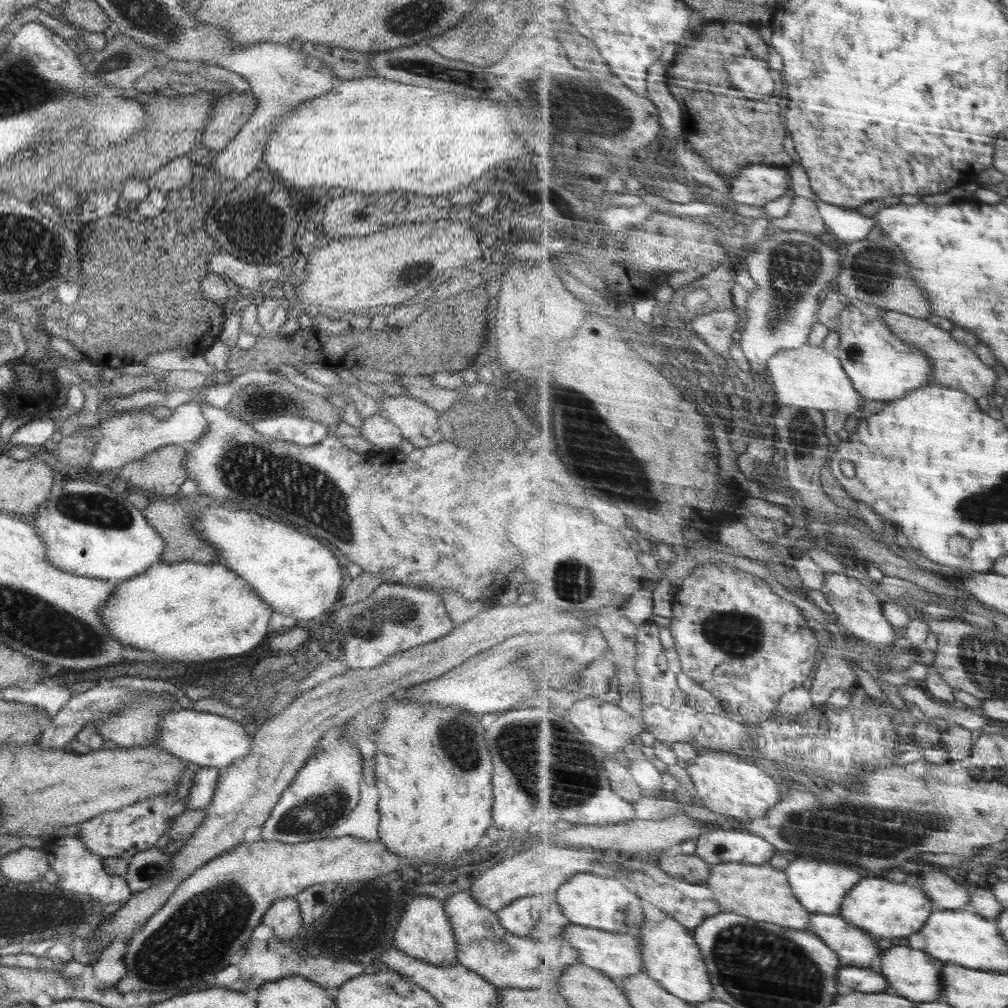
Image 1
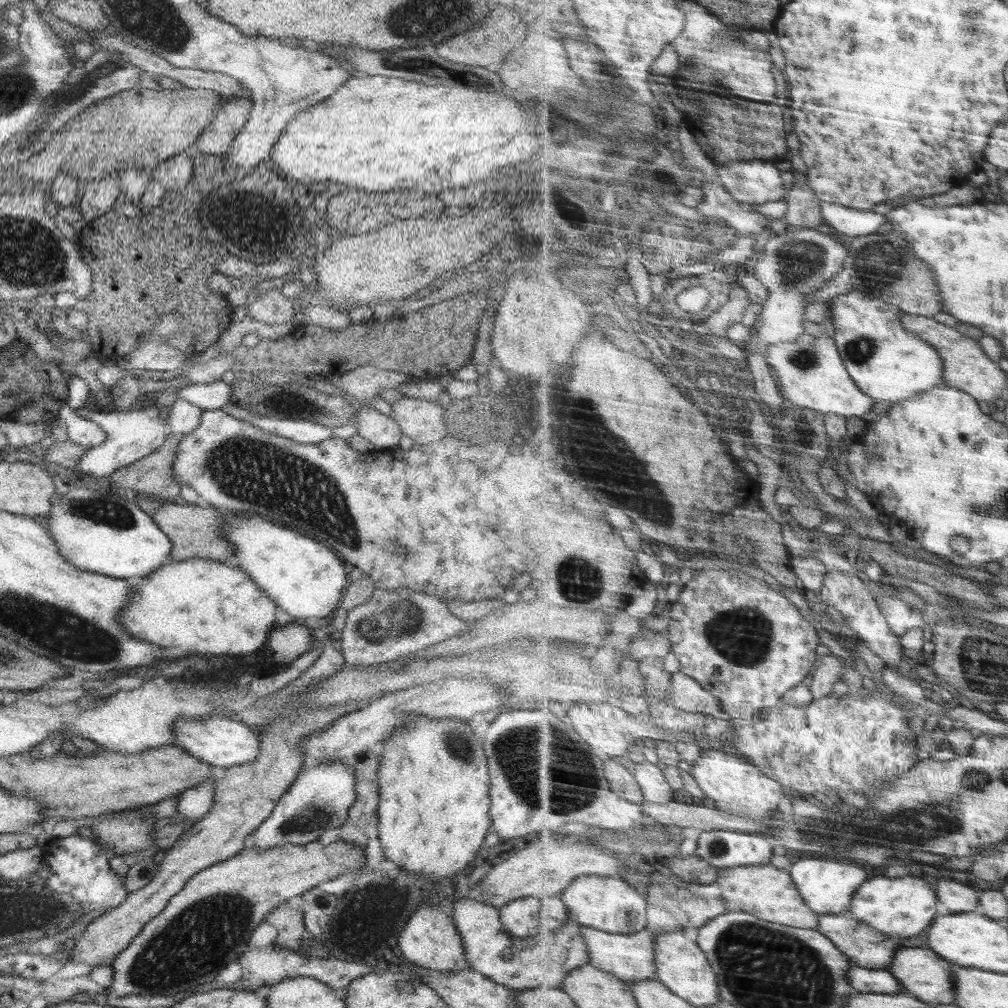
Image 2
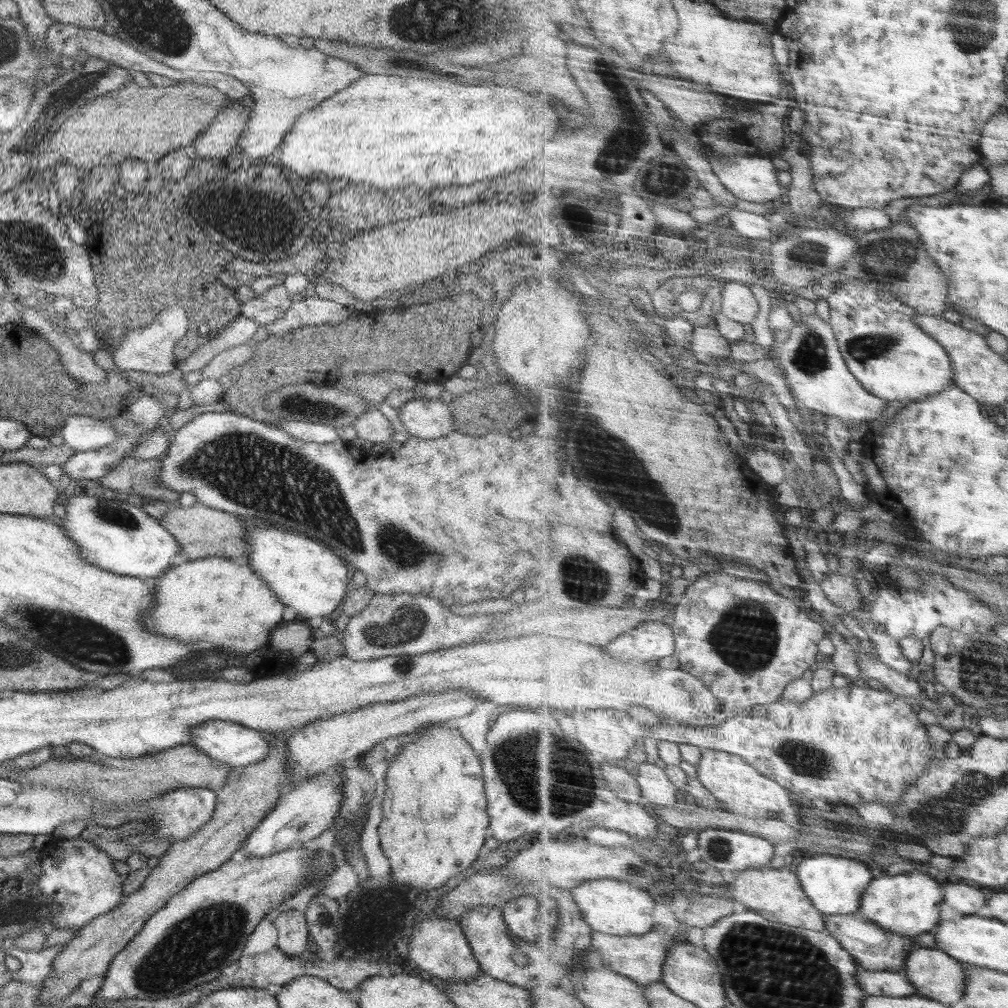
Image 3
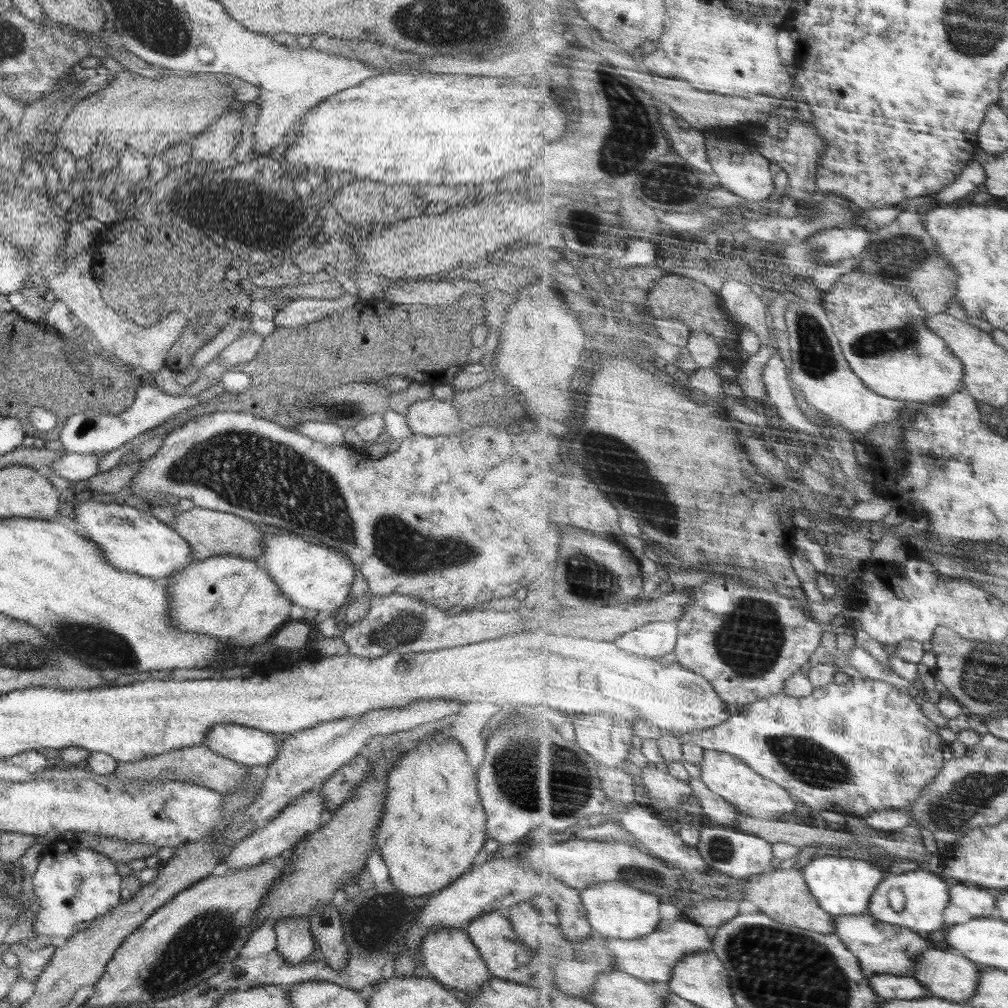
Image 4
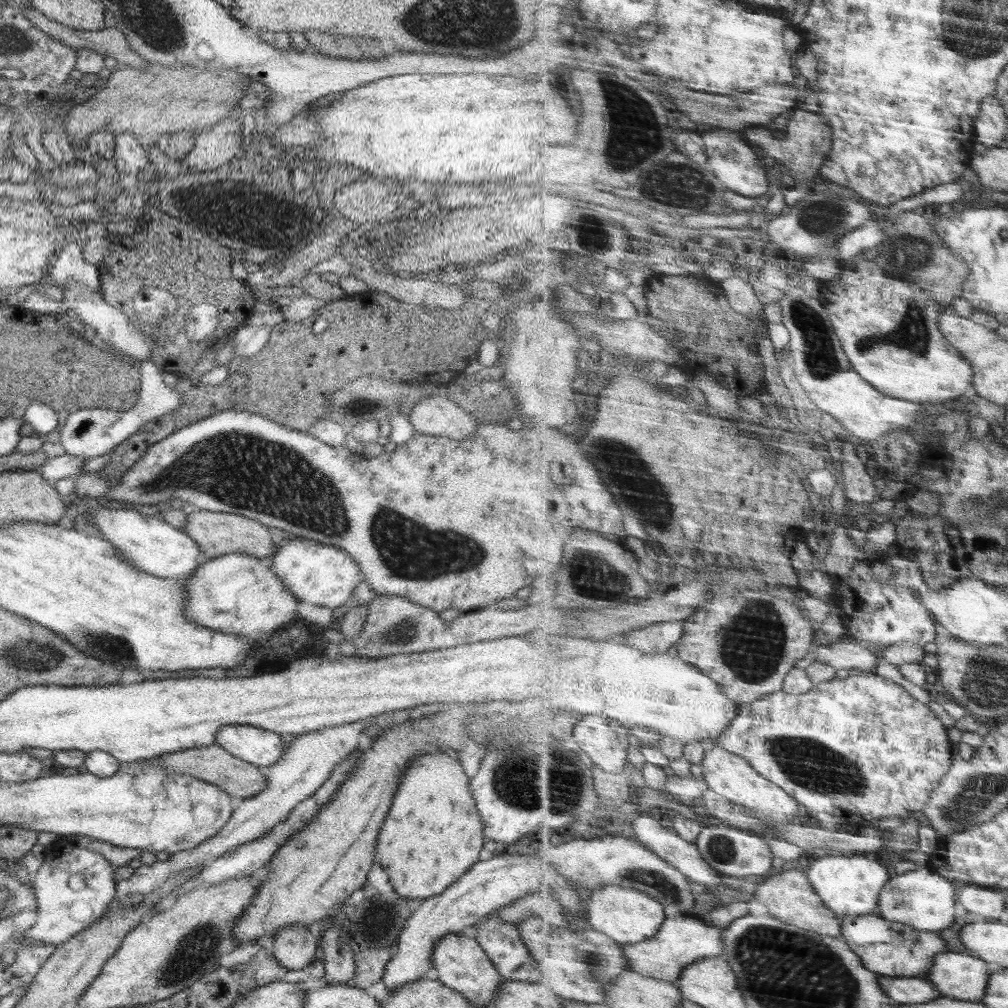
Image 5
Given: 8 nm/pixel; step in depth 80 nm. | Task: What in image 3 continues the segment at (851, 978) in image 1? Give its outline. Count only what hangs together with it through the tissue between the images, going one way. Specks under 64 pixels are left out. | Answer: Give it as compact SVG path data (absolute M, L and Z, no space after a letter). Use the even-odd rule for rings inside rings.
M860 968L860 985L872 996L907 997L917 994L917 985L904 972Z

